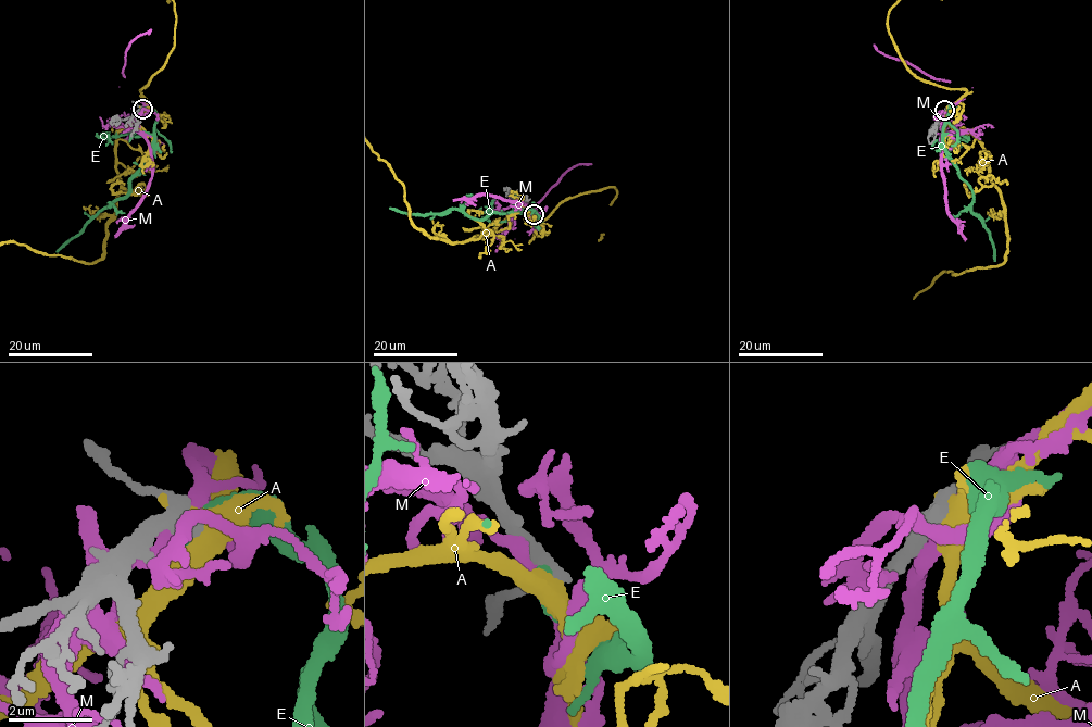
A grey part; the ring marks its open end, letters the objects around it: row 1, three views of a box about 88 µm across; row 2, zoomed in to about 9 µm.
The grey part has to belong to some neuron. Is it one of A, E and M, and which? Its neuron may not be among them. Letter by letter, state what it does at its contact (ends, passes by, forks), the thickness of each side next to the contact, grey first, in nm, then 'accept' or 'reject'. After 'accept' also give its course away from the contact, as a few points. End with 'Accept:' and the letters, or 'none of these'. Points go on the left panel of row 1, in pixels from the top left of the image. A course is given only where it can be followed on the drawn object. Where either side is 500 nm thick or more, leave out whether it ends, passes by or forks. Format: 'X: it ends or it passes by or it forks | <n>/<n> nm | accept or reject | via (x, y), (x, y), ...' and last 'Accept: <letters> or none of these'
A: it ends | 400/220 nm | reject
E: it ends | 400/260 nm | reject
M: it passes by | 440/340 nm | reject
Accept: none of these

